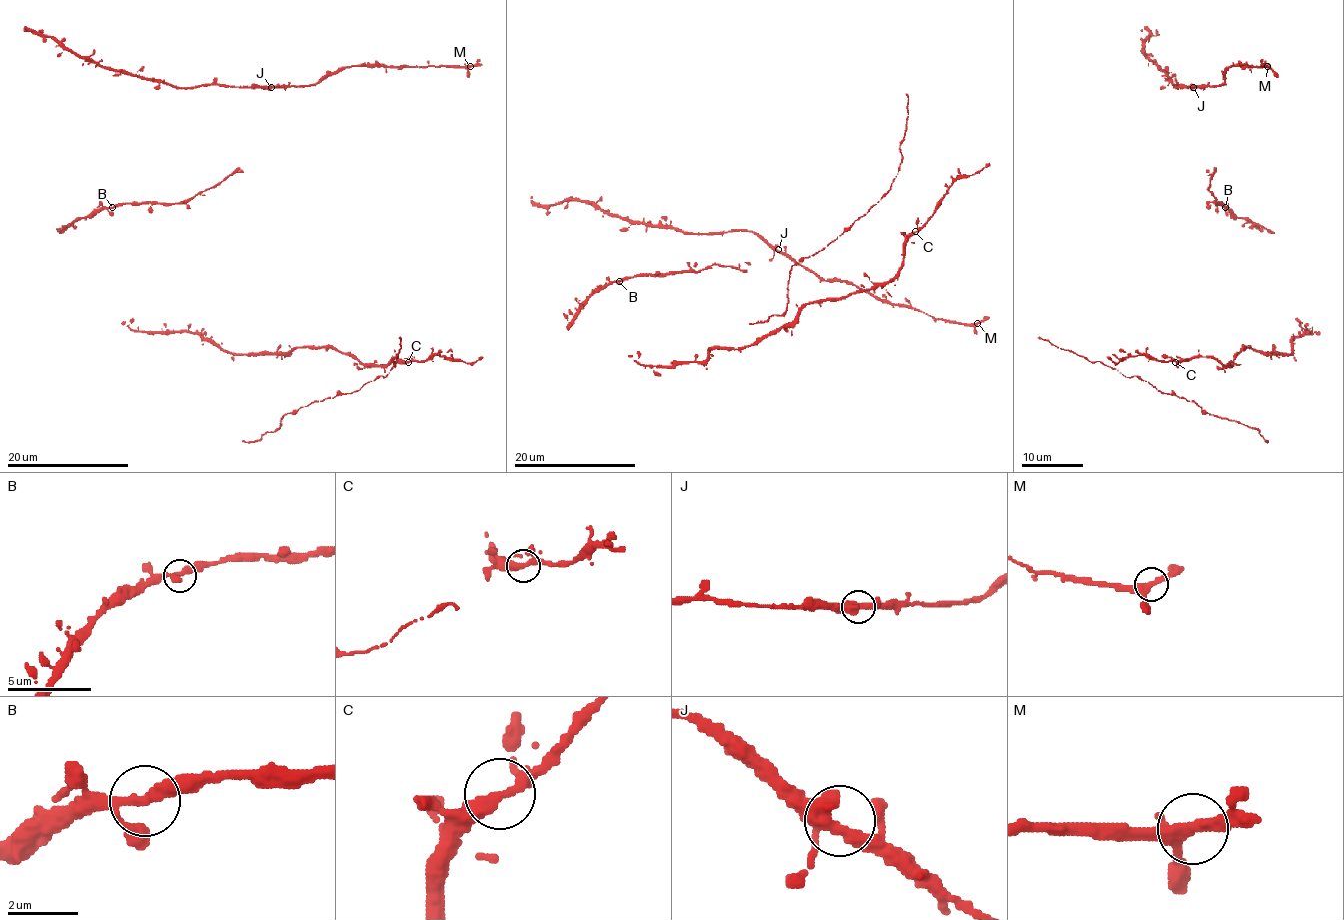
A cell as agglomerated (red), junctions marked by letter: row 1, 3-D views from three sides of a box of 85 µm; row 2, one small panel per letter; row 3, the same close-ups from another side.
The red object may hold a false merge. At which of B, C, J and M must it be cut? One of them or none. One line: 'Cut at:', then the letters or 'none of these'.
Cut at: none of these

